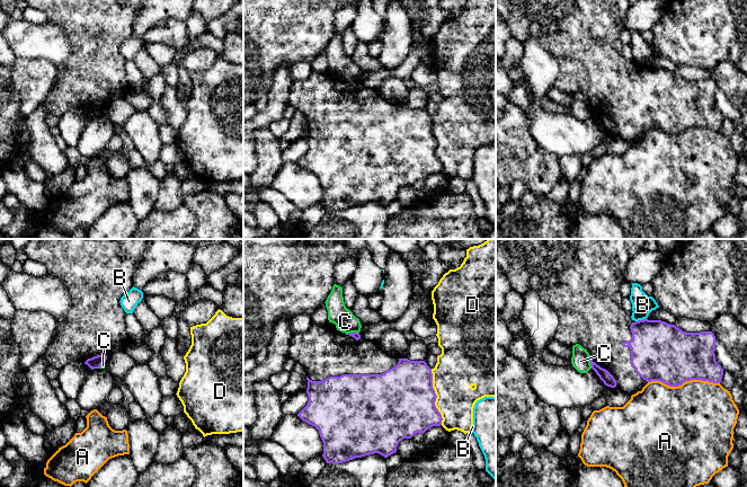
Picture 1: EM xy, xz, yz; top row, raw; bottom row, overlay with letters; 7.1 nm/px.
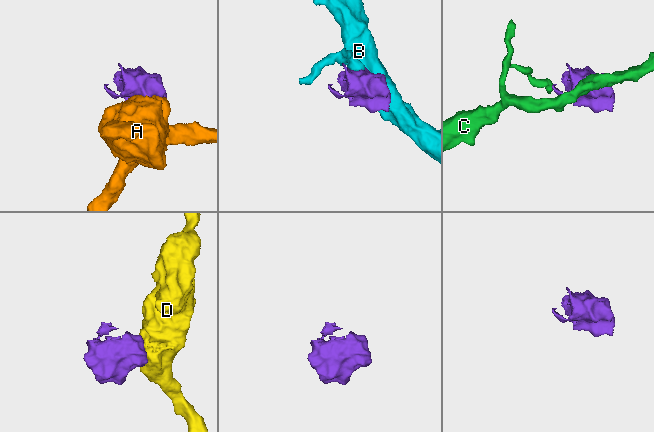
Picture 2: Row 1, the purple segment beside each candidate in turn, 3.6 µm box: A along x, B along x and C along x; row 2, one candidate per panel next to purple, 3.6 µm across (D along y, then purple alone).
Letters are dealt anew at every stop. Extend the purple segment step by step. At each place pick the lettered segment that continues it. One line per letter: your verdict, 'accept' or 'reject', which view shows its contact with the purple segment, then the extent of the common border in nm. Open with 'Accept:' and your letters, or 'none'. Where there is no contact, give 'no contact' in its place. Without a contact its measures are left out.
Accept: none
A: reject; meets purple in yz; contact 500 nm long
B: reject; meets purple in yz; contact 80 nm long
C: reject; meets purple in yz; contact 100 nm long
D: reject; meets purple in xz; contact 400 nm long

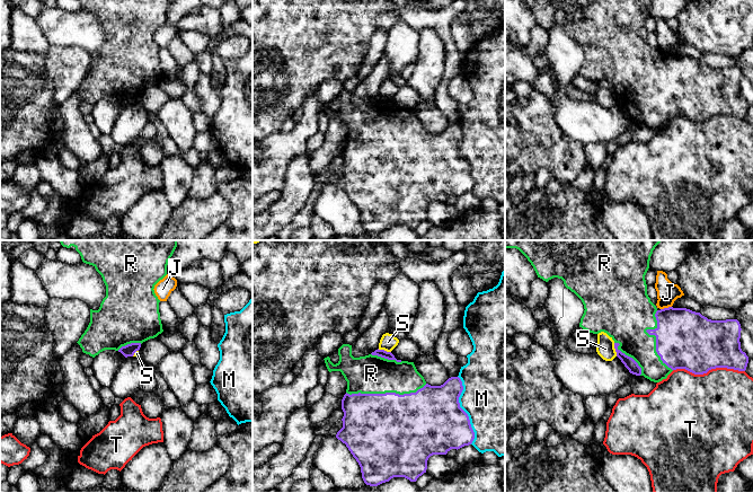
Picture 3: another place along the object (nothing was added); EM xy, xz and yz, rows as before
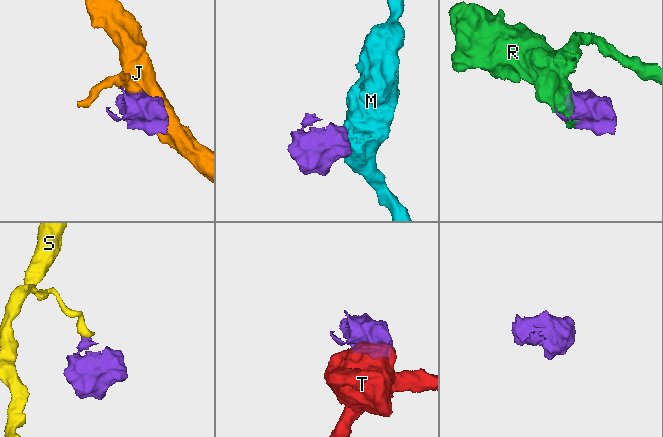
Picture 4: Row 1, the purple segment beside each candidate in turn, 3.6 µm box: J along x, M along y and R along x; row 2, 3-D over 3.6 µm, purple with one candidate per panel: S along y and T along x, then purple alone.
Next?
Accept: R
J: reject; meets purple in yz; contact 80 nm long
M: reject; meets purple in xz; contact 500 nm long
R: accept; meets purple in xz; contact 600 nm long
S: reject; meets purple in yz; contact 100 nm long
T: reject; meets purple in yz; contact 500 nm long

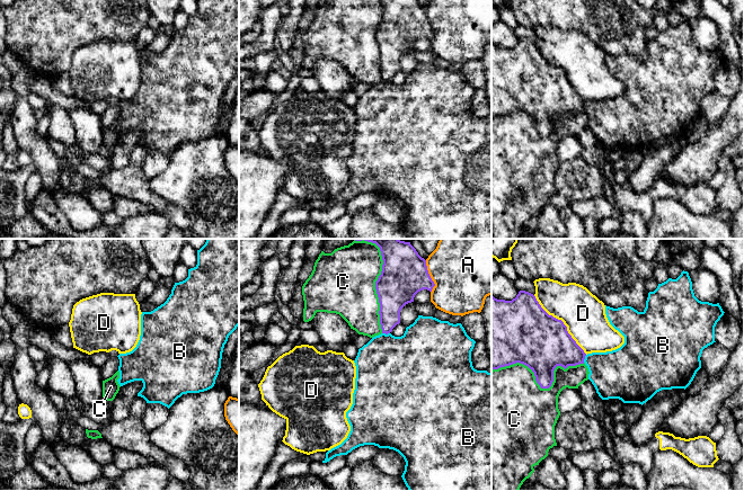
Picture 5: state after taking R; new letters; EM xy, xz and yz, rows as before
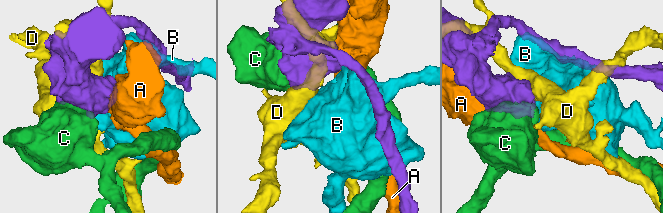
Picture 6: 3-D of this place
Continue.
Accept: none
A: reject; meets purple in xz; contact 240 nm long
B: reject; meets purple in xz; contact 60 nm long
C: reject; meets purple in yz; contact 650 nm long
D: reject; meets purple in yz; contact 550 nm long

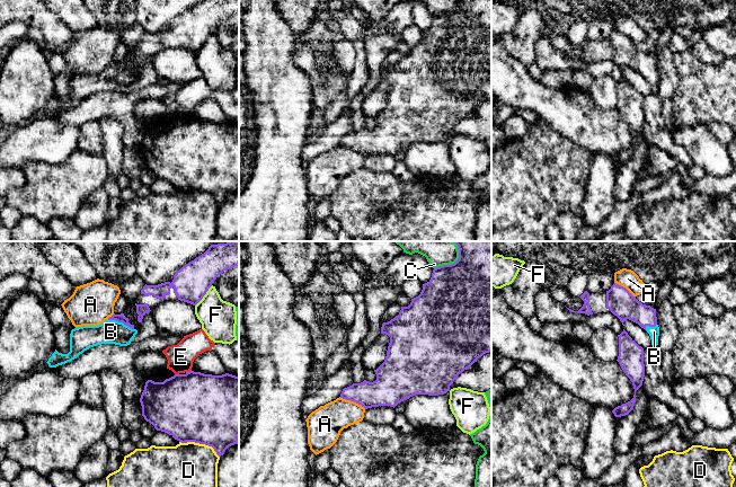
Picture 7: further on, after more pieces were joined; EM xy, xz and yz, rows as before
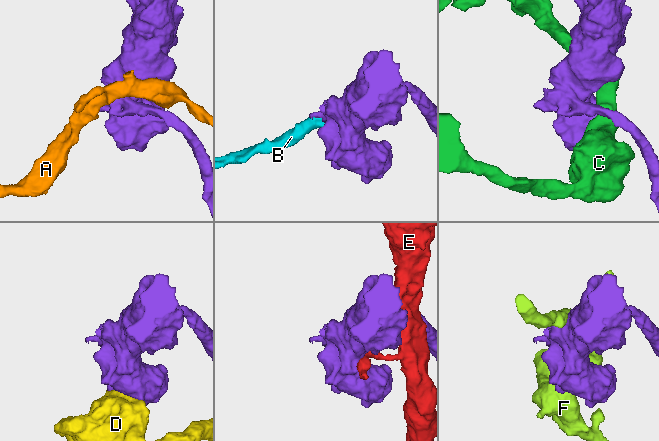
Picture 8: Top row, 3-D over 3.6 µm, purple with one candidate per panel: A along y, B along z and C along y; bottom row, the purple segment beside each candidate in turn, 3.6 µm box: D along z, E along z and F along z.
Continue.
Accept: B
A: reject; meets purple in xz; contact 200 nm long
B: accept; meets purple in xy; contact 200 nm long
C: reject; meets purple in xz; contact 220 nm long
D: reject; meets purple in xy; contact 300 nm long
E: reject; meets purple in xy; contact 40 nm long
F: reject; meets purple in xy; contact 200 nm long

